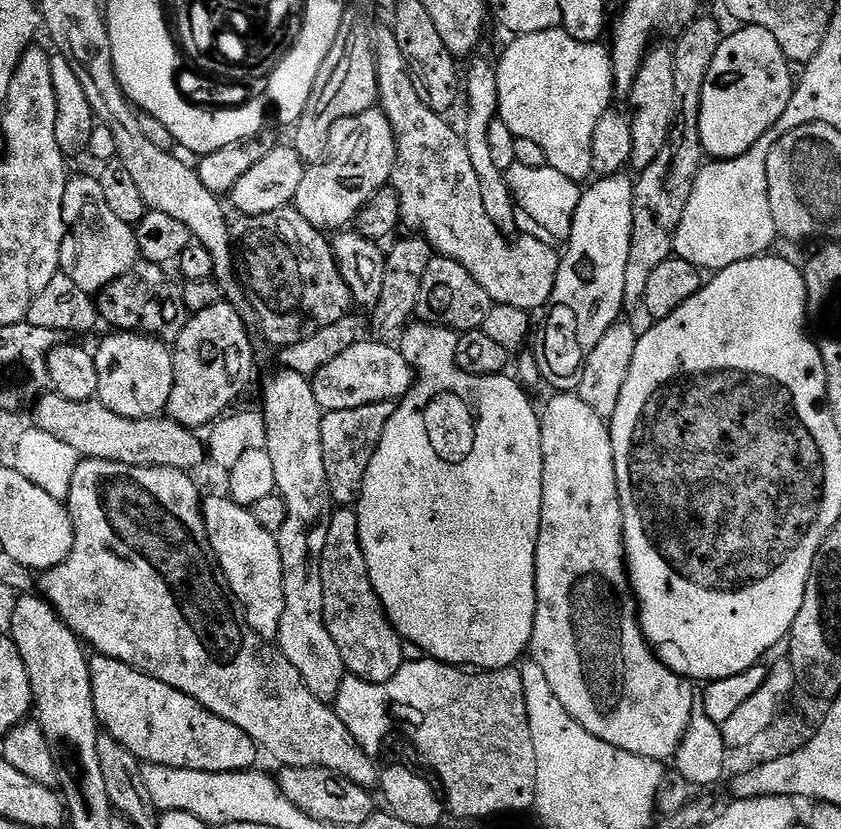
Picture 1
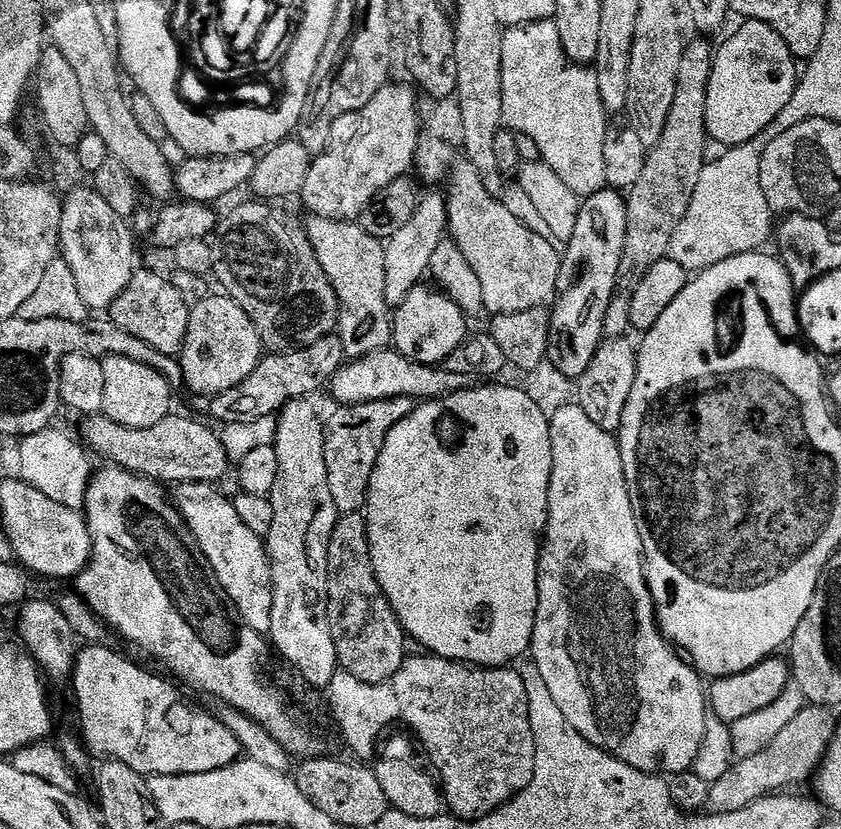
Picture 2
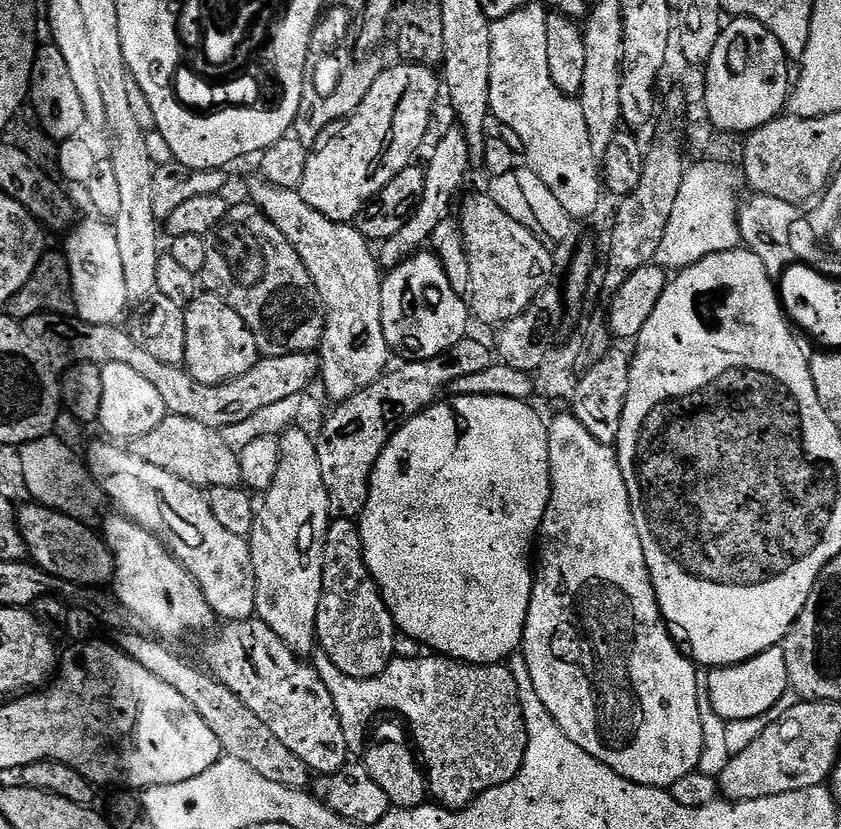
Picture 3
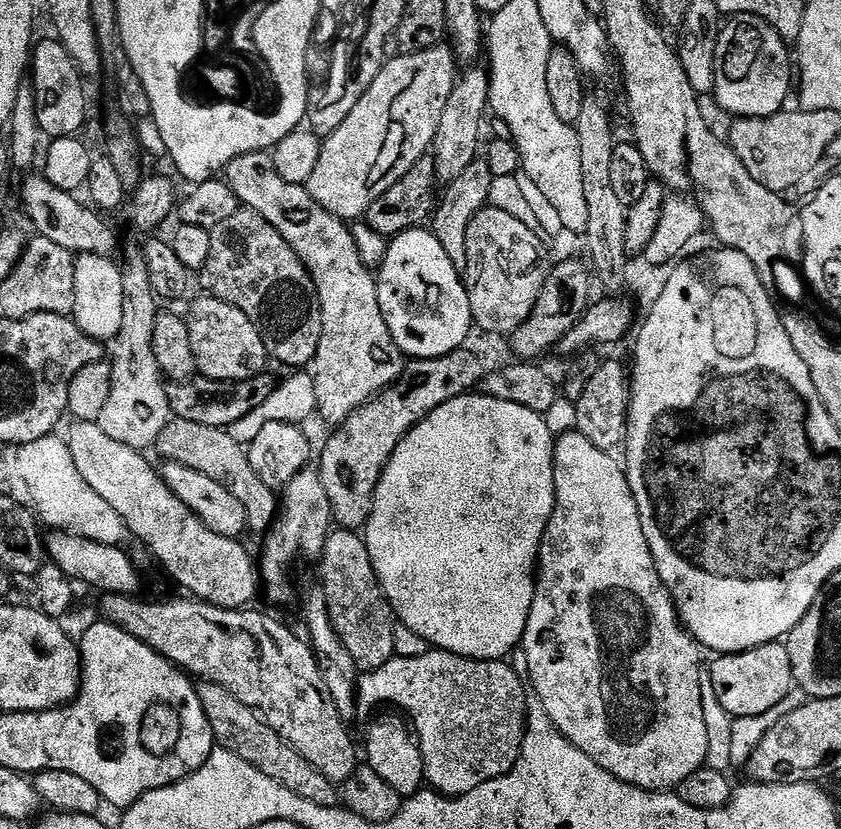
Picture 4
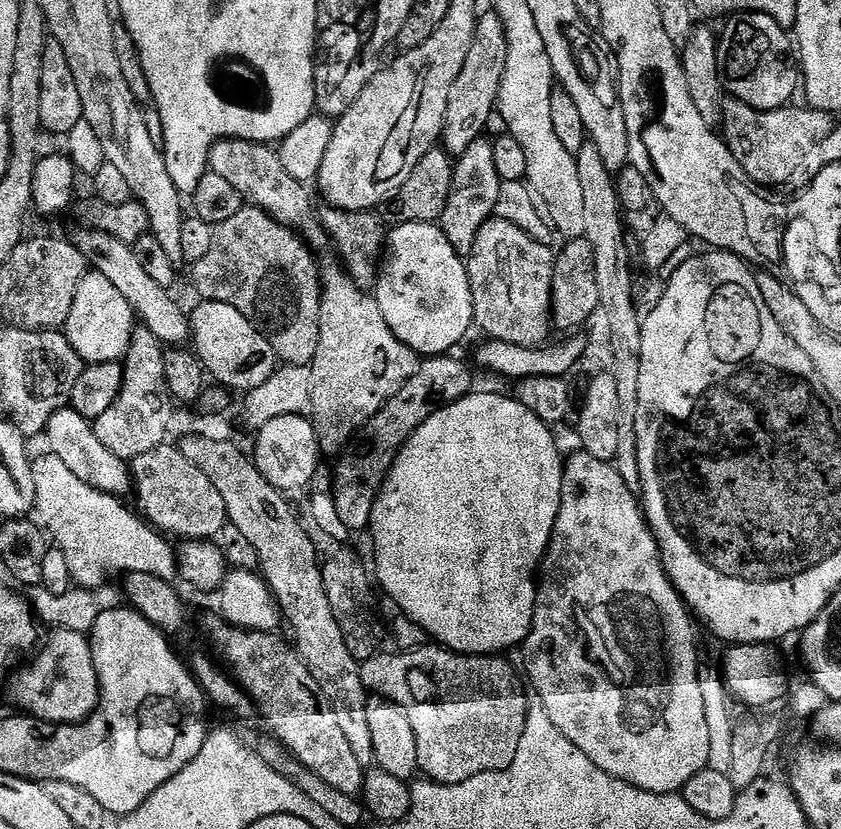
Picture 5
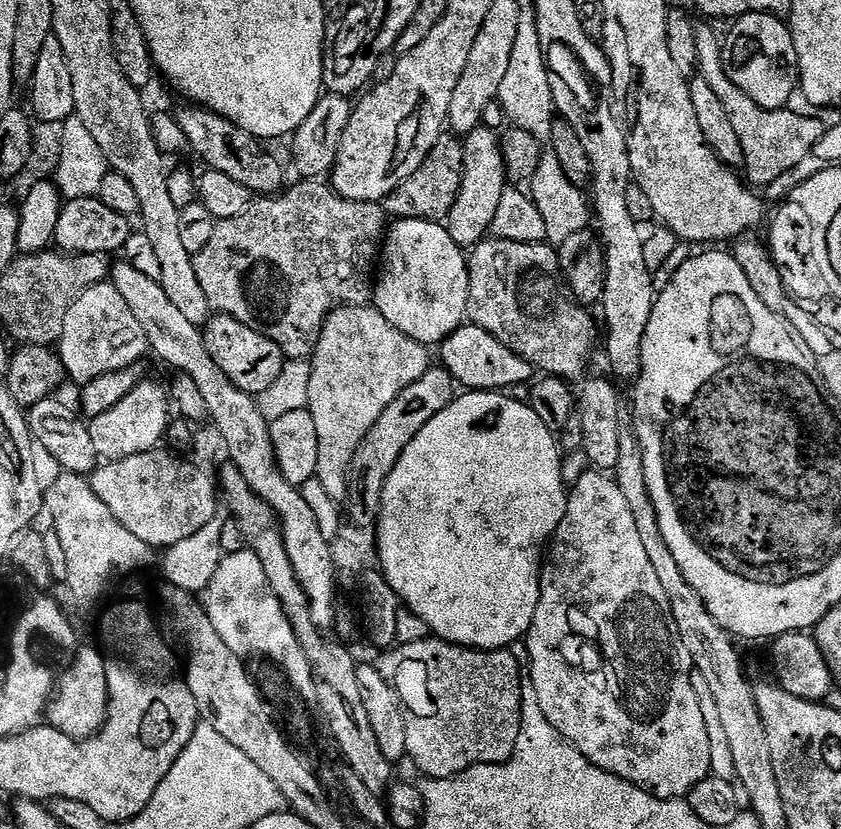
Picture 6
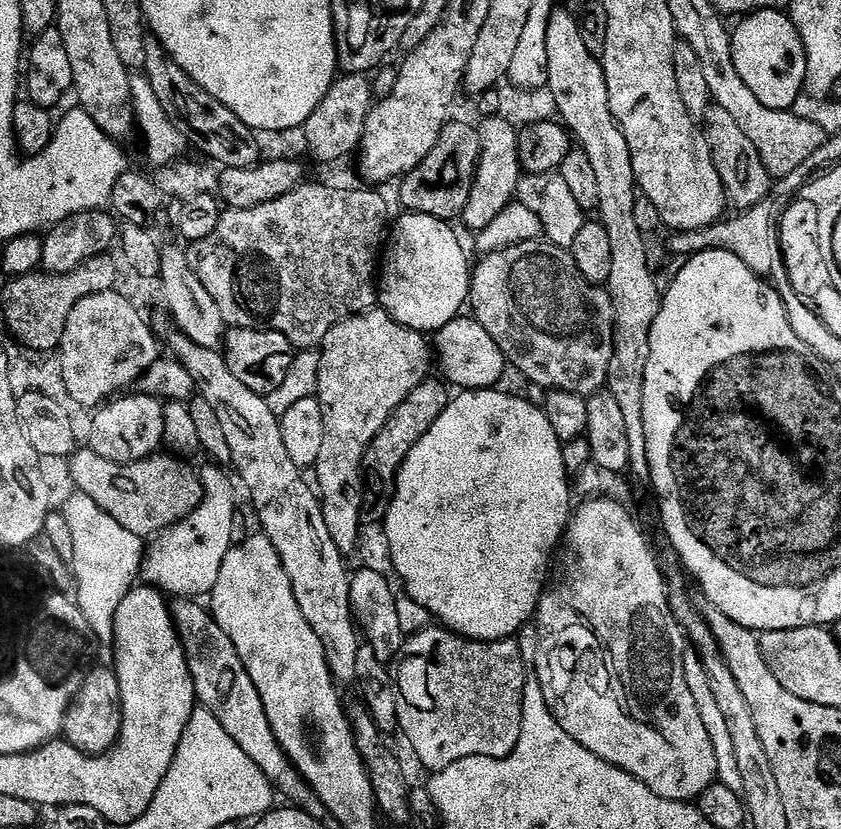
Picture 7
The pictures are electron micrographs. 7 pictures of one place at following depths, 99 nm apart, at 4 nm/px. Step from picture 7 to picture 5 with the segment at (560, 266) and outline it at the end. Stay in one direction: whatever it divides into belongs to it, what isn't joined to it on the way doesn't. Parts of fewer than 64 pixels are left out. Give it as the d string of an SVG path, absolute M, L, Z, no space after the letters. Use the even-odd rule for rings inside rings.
M493 218L488 220L474 242L474 250L466 257L470 294L475 327L481 328L485 337L501 340L514 346L539 348L549 343L548 335L554 332L552 323L552 279L556 258L551 247L535 240L529 232L523 232L508 221Z

